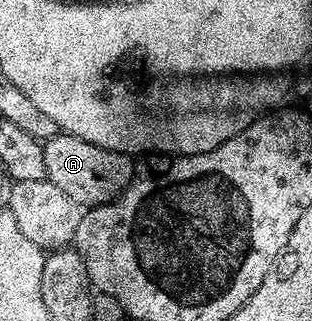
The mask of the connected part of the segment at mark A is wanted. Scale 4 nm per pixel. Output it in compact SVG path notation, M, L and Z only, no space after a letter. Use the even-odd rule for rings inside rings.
M56 133L42 142L42 159L46 176L56 188L60 188L72 200L76 200L83 208L103 206L105 202L113 202L135 177L136 169L130 163L131 155L120 150L100 148L96 144L88 144L88 140L80 140L80 136Z

